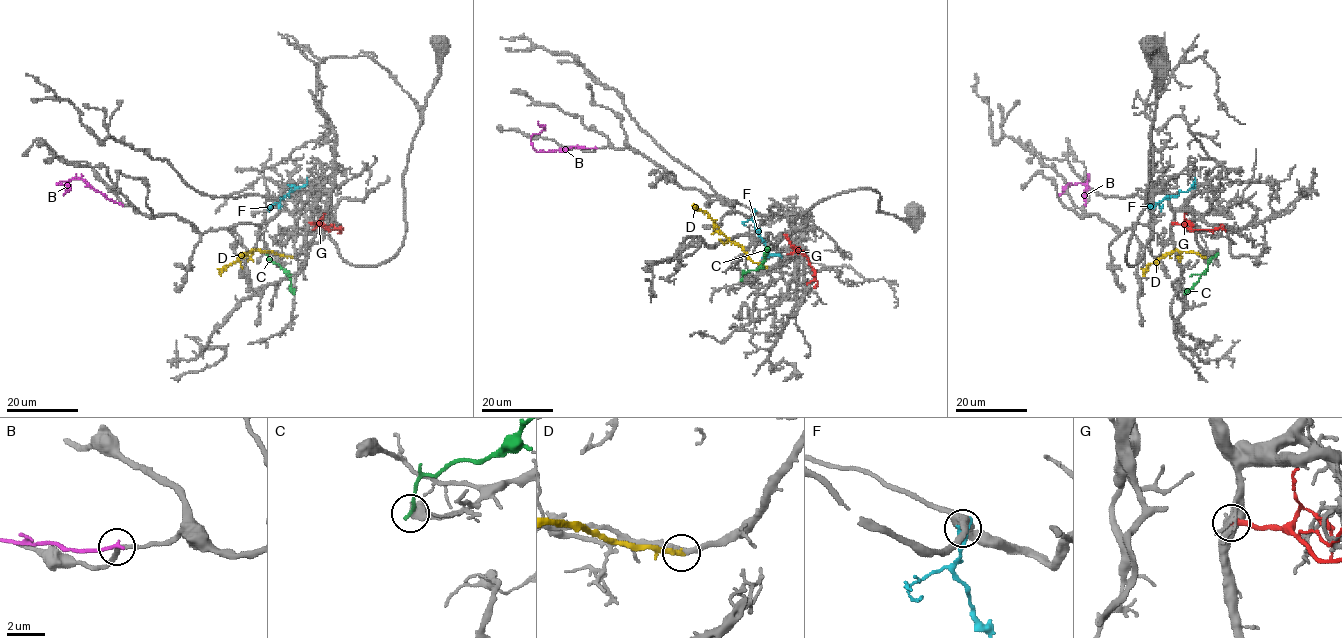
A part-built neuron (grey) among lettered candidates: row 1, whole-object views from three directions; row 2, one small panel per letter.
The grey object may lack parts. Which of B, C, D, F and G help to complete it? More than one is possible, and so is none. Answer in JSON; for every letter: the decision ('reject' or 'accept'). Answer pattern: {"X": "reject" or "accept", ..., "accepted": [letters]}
{"B": "reject", "C": "reject", "D": "accept", "F": "reject", "G": "reject", "accepted": ["D"]}

